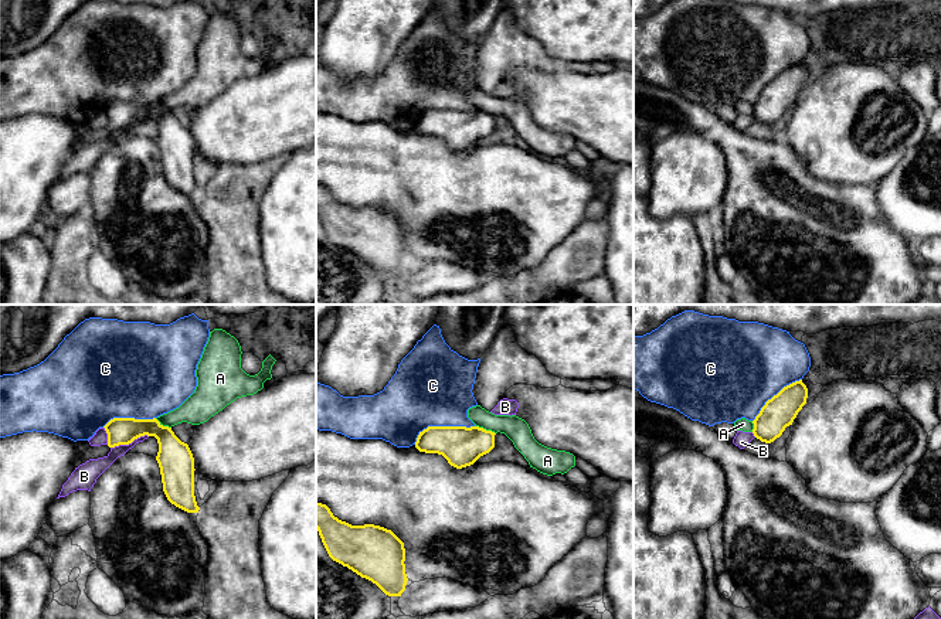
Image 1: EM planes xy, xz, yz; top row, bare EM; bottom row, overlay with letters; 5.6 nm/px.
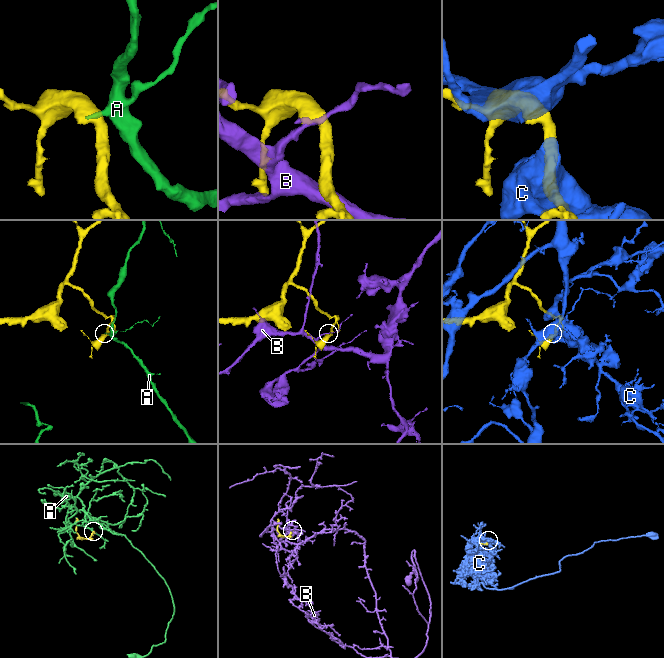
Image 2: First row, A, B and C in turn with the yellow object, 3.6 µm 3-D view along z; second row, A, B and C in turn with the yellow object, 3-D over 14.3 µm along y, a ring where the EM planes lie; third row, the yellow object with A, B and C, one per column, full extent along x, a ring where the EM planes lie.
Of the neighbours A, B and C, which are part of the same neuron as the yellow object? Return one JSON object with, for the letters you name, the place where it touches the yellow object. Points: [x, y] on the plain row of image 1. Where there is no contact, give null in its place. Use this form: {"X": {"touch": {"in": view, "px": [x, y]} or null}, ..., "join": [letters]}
{"join": []}

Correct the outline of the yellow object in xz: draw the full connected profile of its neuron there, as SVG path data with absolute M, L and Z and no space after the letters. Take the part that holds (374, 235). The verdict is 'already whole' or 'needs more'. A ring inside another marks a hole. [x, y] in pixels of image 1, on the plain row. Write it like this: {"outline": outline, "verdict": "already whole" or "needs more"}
{"outline": "M316 186L316 212L333 244L371 263L388 279L401 279L405 273L405 231L391 212L351 208L322 186Z", "verdict": "already whole"}

